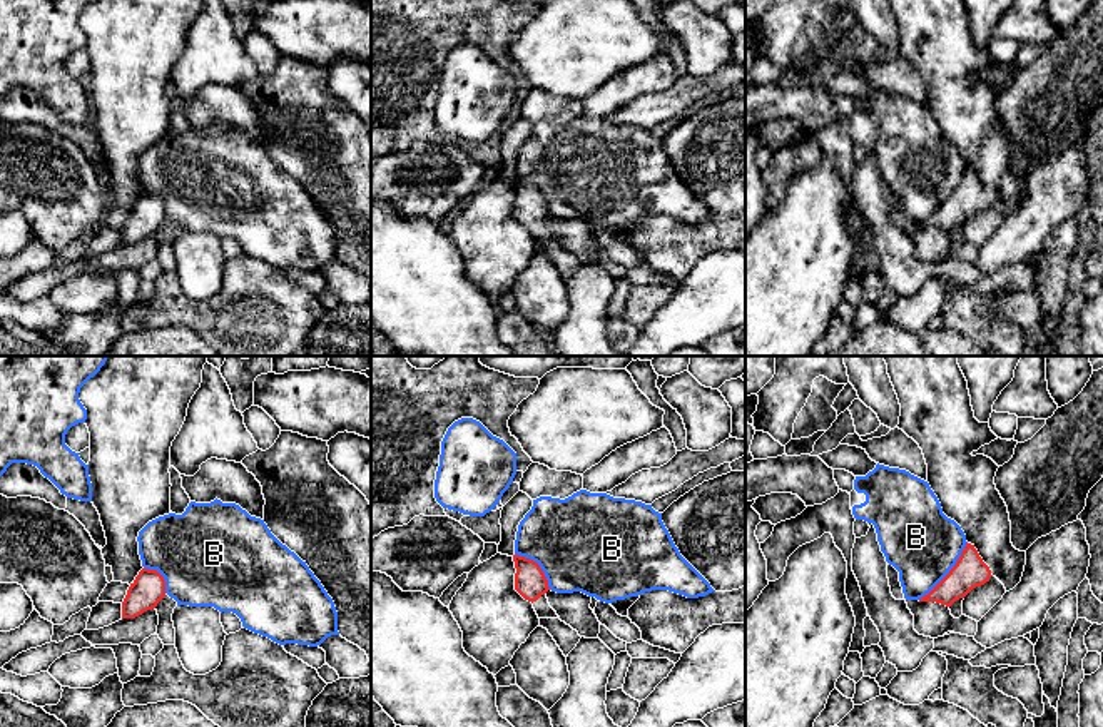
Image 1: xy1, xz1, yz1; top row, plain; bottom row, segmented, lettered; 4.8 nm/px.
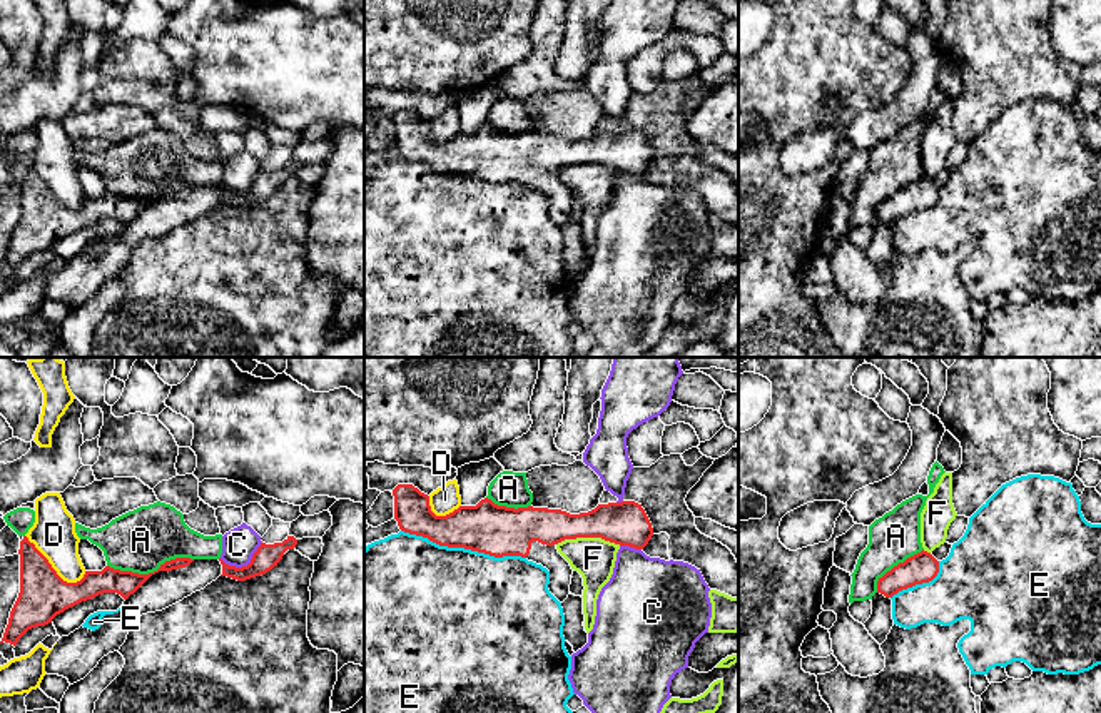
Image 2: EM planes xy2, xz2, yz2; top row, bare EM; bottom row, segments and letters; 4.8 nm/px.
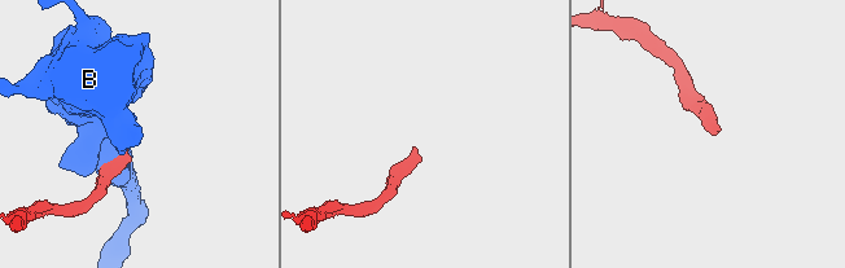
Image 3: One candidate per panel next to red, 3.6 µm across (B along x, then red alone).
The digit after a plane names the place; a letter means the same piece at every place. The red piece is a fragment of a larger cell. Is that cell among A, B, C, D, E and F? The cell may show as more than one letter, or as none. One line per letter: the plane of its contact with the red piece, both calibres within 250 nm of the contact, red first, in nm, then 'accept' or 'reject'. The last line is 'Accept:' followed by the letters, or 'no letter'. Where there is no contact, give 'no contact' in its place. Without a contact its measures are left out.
A: xy2 | 120/300 nm | reject
B: yz1 | 160/360 nm | reject
C: xy2 | 120/160 nm | reject
D: xy2 | 240/220 nm | reject
E: xz2 | 240/480 nm | reject
F: xz2 | 220/200 nm | reject
Accept: no letter

